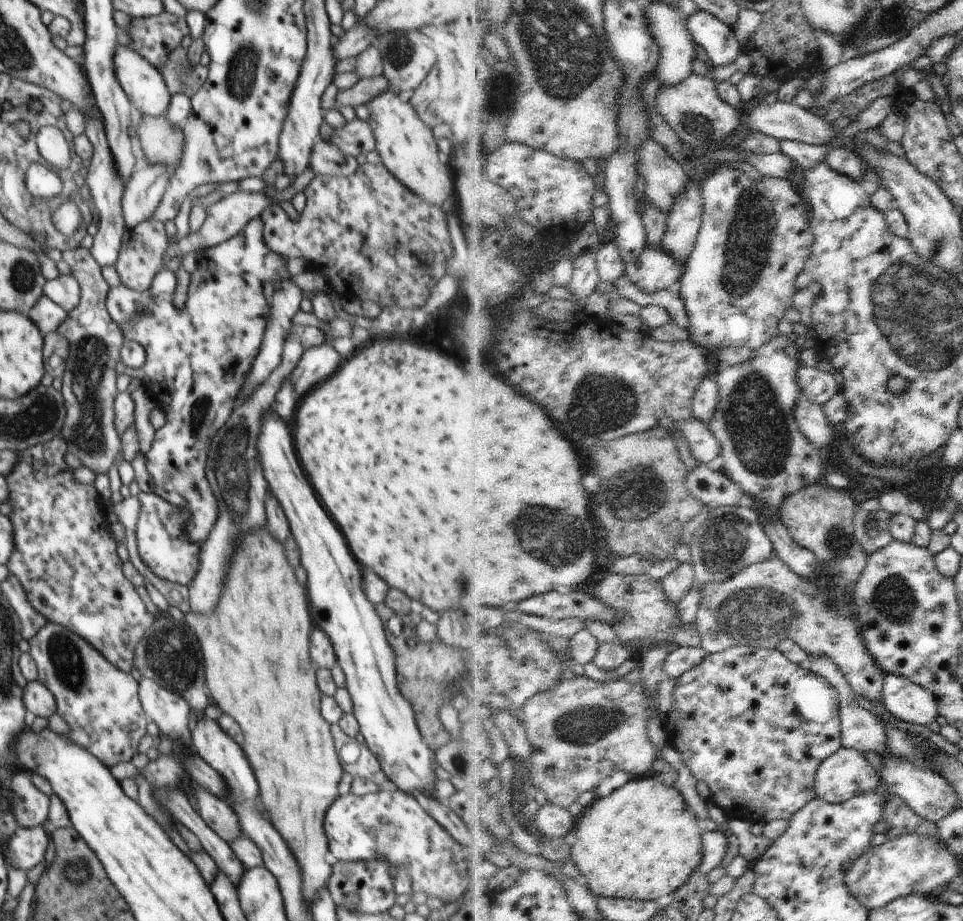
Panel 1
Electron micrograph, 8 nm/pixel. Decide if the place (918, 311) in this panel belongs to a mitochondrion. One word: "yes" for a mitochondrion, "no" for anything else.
yes

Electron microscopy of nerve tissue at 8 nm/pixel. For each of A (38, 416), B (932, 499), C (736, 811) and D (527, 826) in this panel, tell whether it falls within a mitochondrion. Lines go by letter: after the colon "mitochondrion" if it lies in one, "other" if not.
A: mitochondrion
B: other
C: other
D: other

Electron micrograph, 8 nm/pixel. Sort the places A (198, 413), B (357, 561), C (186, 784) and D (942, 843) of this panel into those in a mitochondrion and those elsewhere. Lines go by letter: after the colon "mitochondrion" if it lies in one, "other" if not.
A: mitochondrion
B: other
C: other
D: other

